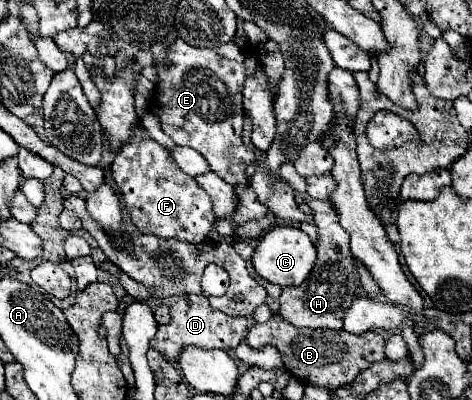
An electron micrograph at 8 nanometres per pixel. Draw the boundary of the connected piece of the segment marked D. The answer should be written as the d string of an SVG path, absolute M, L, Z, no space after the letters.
M183 294L173 306L171 306L171 322L161 324L157 328L155 338L151 340L151 348L159 350L163 358L169 360L171 366L179 364L179 354L187 346L197 346L197 348L221 348L221 350L233 350L237 344L245 340L249 328L247 318L233 318L225 316L219 310L213 310L207 302L205 296L197 294Z

